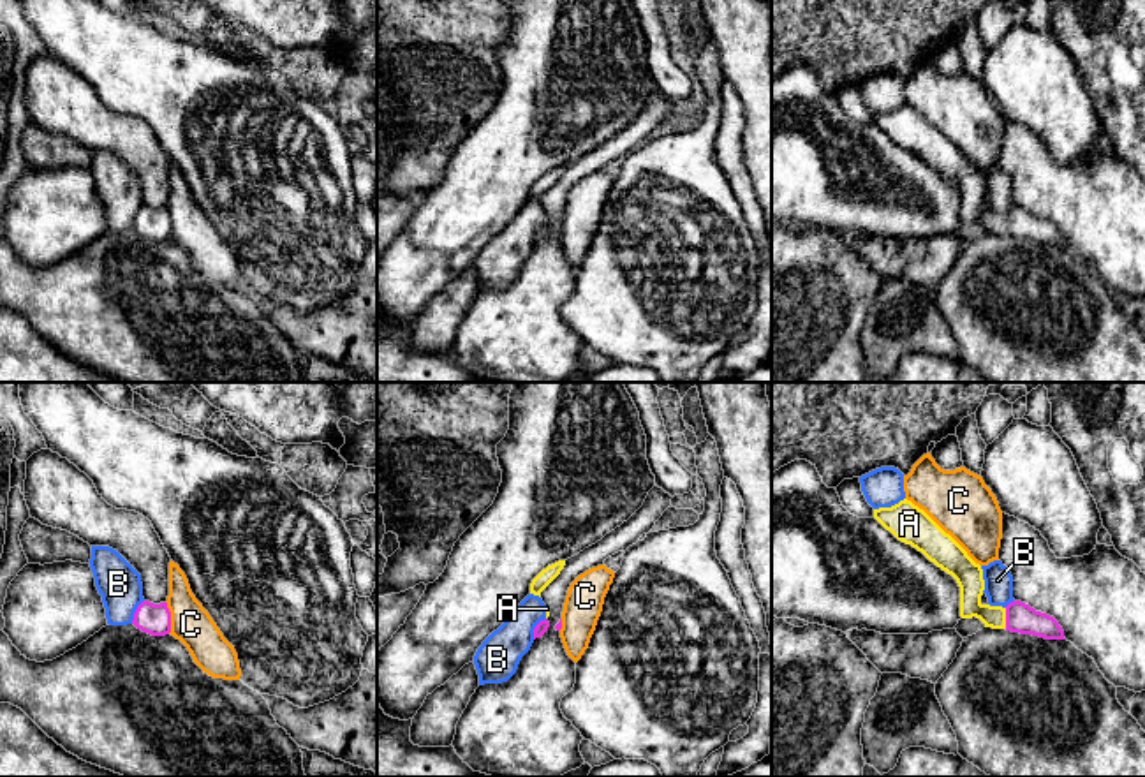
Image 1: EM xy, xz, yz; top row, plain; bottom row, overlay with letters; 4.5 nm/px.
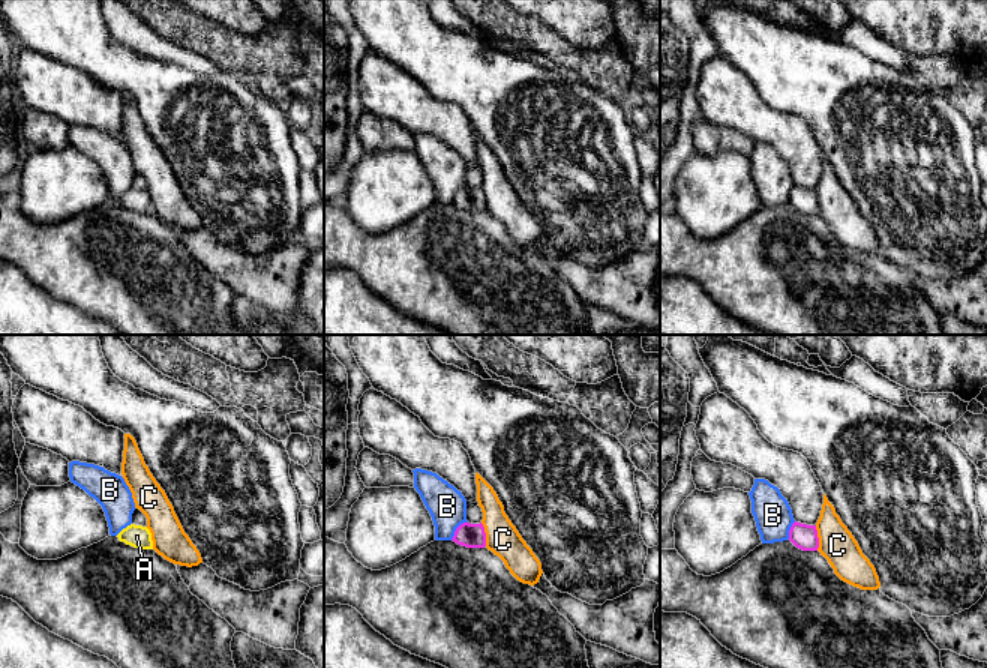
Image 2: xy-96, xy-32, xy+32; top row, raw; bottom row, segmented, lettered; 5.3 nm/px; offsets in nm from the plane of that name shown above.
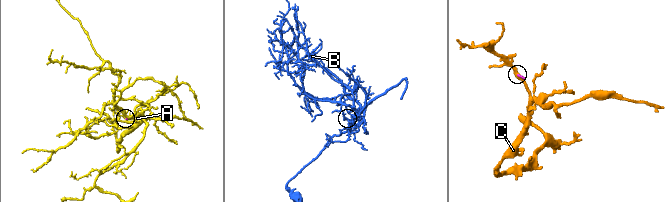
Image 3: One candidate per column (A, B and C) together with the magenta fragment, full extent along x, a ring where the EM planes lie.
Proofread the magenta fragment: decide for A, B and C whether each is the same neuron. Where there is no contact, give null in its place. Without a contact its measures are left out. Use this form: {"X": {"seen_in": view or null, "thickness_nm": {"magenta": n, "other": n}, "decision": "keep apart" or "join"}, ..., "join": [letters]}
{"A": {"seen_in": "yz", "thickness_nm": {"magenta": 140, "other": 120}, "decision": "join"}, "B": {"seen_in": "xz", "thickness_nm": {"magenta": 60, "other": 200}, "decision": "keep apart"}, "C": {"seen_in": "xy", "thickness_nm": {"magenta": 140, "other": 180}, "decision": "keep apart"}, "join": ["A"]}

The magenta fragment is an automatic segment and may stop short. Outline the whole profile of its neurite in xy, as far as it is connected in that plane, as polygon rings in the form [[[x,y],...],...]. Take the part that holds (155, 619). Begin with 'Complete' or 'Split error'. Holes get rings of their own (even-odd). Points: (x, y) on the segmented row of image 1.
Complete. [[[143,601],[136,613],[132,624],[151,636],[166,636],[171,633],[171,611],[167,603],[153,604]]]

